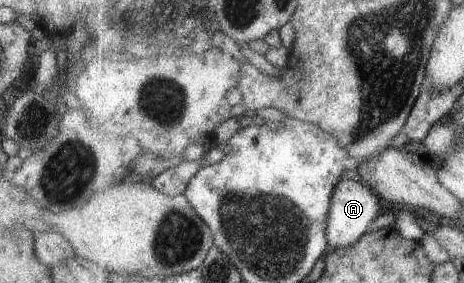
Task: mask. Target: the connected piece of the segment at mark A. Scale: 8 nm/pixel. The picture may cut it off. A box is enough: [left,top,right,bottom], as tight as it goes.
[327,178,383,249]

